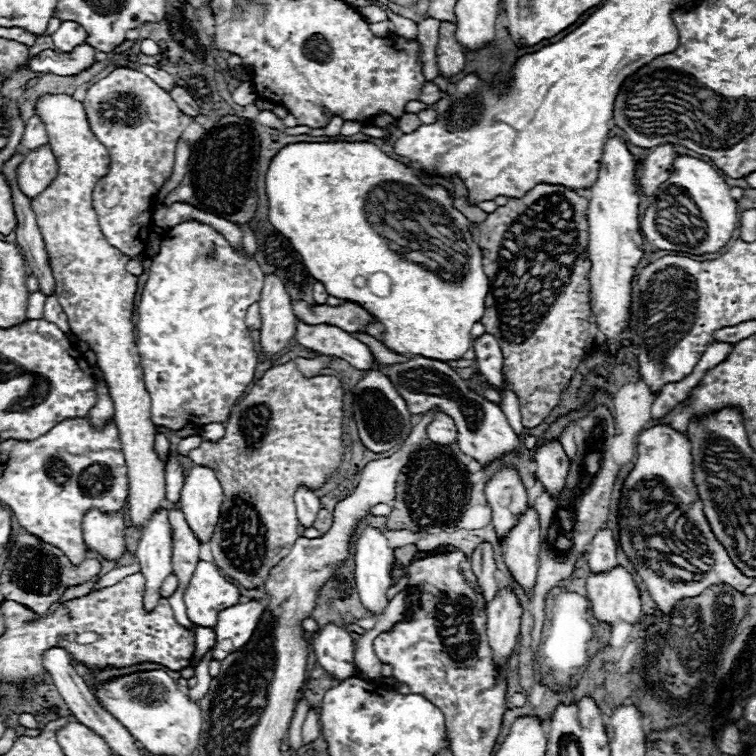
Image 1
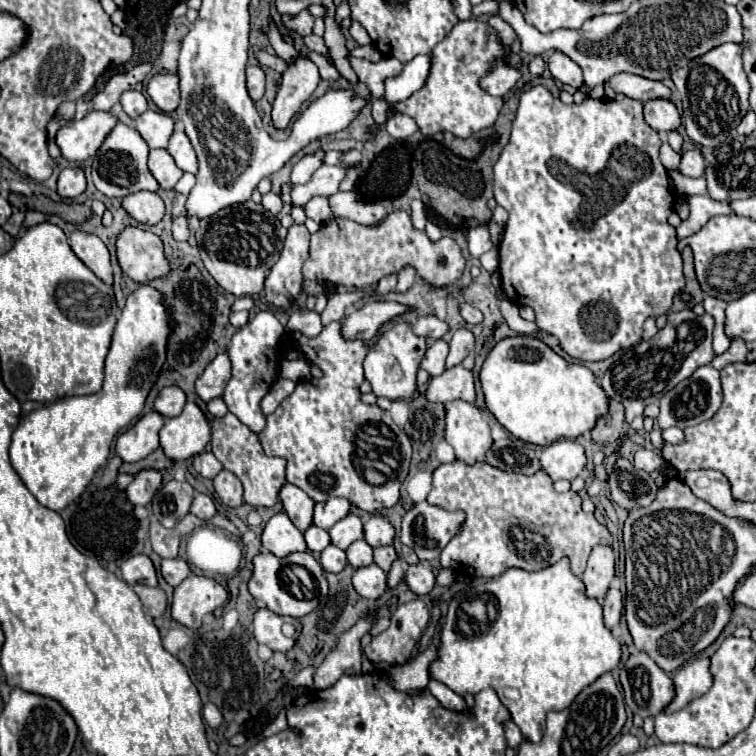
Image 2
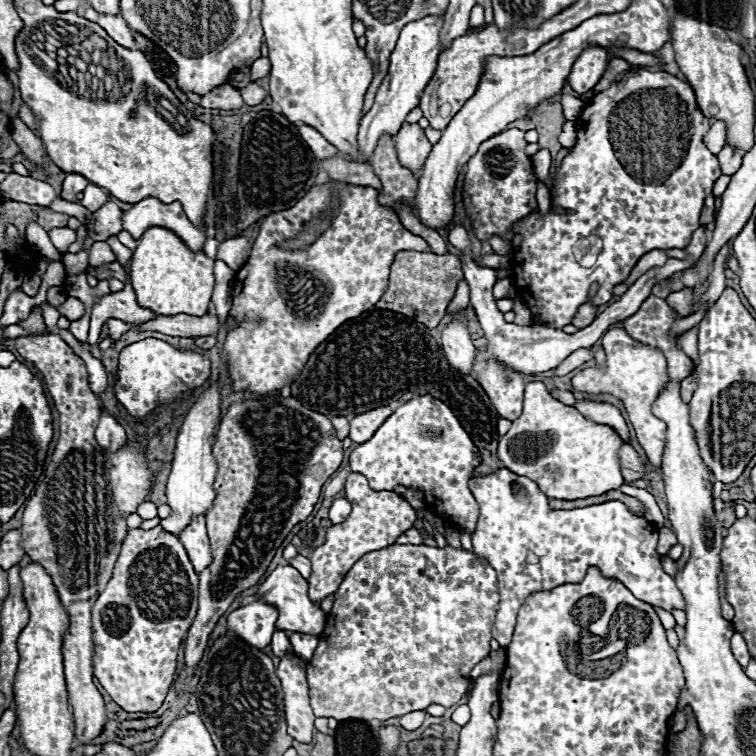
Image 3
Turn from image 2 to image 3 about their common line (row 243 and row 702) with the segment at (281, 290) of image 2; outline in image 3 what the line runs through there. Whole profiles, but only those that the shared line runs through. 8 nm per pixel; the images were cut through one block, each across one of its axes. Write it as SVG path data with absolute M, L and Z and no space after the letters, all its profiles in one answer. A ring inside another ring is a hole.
M284 656L276 670L284 686L284 706L288 734L298 742L310 742L314 736L314 714L308 702L308 684L306 672L290 656Z

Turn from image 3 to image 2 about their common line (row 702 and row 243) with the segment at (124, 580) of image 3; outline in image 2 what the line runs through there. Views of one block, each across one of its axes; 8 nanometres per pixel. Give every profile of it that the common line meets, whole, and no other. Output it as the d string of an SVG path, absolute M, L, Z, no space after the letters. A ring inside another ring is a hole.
M126 228L116 242L118 262L136 284L146 284L170 272L162 240L140 228Z

